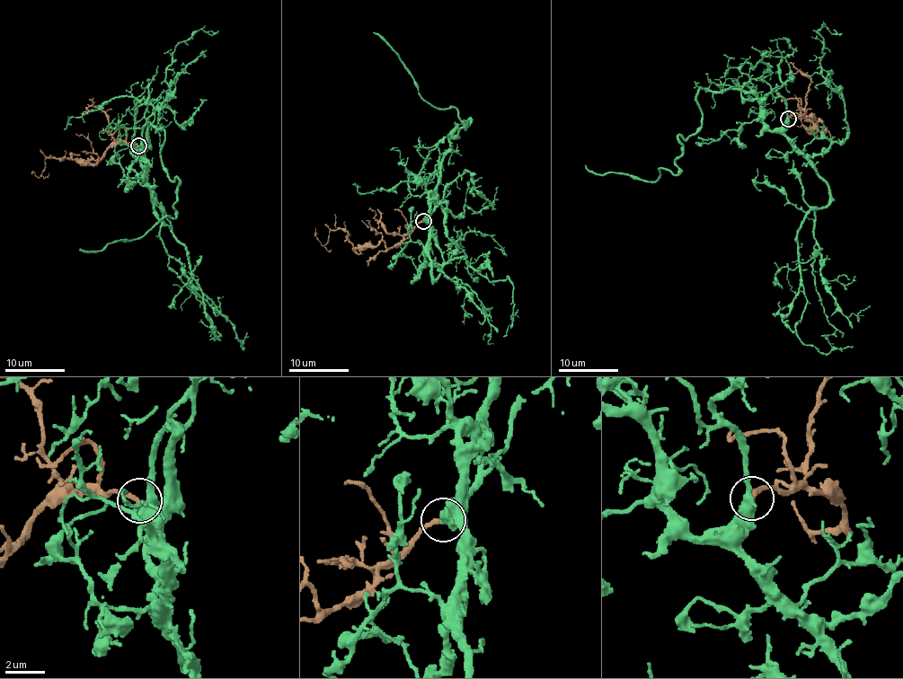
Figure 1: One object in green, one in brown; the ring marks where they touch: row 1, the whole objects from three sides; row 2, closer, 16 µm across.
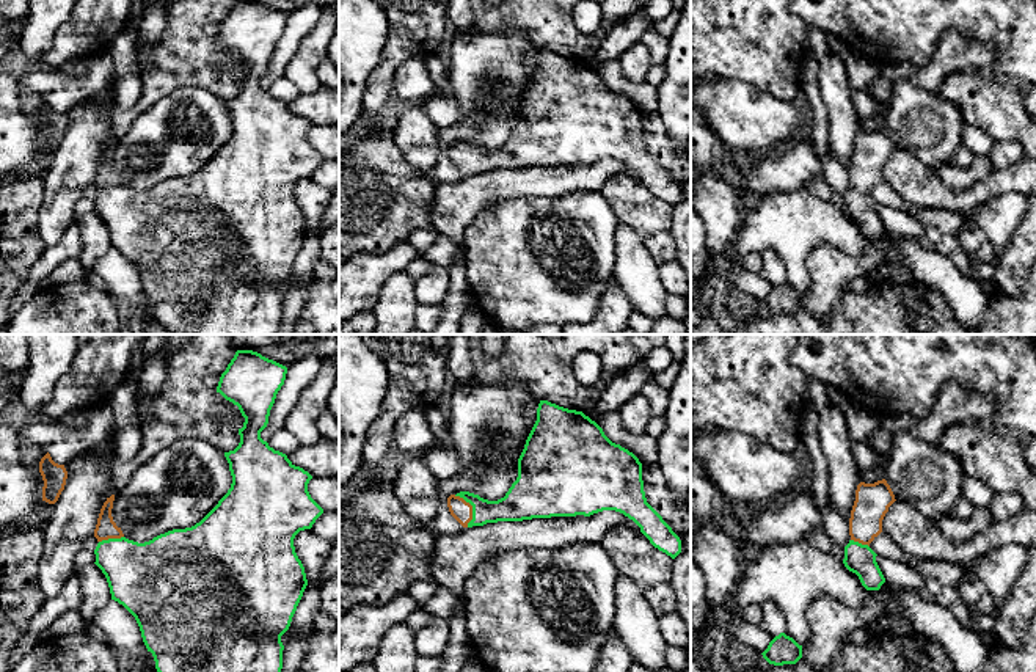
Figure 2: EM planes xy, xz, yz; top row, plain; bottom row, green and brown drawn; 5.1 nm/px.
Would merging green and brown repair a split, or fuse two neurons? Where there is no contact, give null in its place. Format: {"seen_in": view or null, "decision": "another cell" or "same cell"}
{"seen_in": "xz", "decision": "same cell"}

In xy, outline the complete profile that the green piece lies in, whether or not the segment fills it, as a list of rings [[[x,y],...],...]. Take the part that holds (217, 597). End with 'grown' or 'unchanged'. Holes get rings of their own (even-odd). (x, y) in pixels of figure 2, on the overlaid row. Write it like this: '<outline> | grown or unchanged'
[[[237,350],[221,374],[217,393],[239,407],[245,422],[239,429],[239,446],[224,452],[232,476],[231,488],[199,523],[138,543],[126,539],[113,521],[115,495],[107,498],[100,509],[94,529],[99,542],[94,564],[107,578],[111,600],[135,617],[157,672],[281,672],[283,669],[281,636],[289,630],[308,586],[294,539],[300,531],[311,529],[323,513],[308,491],[312,476],[261,438],[286,374],[286,366],[253,350]]] | grown

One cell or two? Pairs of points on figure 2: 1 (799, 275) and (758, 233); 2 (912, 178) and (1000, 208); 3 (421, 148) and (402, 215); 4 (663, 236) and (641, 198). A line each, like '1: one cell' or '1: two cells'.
1: one cell
2: two cells
3: two cells
4: one cell

